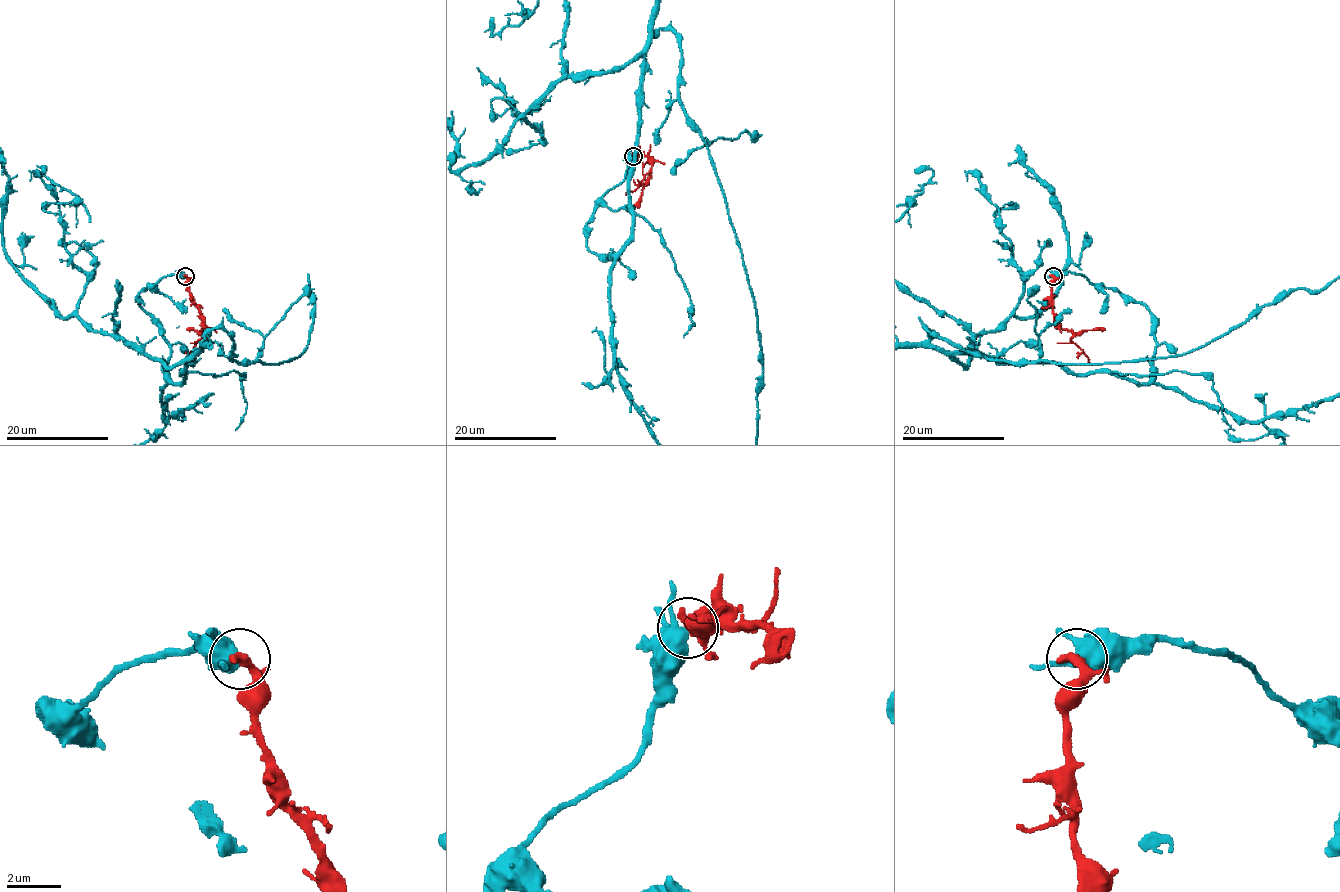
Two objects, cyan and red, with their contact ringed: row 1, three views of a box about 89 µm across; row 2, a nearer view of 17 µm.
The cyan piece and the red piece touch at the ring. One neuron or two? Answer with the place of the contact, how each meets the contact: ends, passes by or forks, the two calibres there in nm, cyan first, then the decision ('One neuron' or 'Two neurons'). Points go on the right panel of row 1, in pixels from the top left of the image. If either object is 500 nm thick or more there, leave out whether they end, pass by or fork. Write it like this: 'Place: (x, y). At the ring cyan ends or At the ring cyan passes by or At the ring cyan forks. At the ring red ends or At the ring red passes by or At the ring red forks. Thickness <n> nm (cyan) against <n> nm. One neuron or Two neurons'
Place: (1053, 276). At the ring cyan forks. At the ring red passes by. Thickness 480 nm (cyan) against 320 nm. Two neurons

